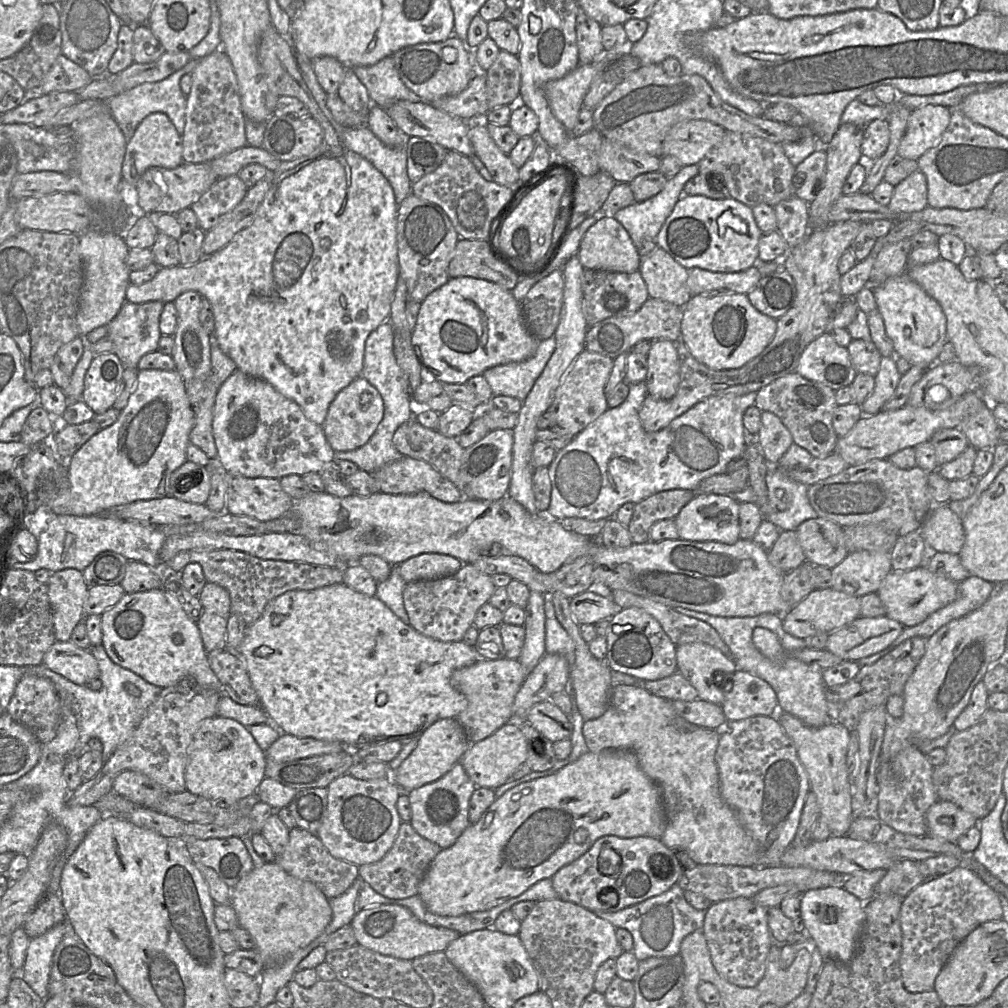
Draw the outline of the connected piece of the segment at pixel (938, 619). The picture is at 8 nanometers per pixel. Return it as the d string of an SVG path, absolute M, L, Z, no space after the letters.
M970 575L958 583L958 596L953 602L930 614L920 624L904 627L900 635L887 648L857 661L859 666L875 663L909 638L915 636L929 638L951 620L963 617L978 609L990 597L994 590L995 584Z

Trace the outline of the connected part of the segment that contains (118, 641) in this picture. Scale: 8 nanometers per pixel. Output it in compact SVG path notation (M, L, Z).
M164 588L125 593L115 606L101 614L101 628L102 646L109 658L148 683L163 689L191 677L203 687L222 692L222 684L211 669L197 623Z

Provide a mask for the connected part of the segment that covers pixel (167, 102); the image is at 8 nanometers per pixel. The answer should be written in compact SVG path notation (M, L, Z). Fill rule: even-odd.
M191 59L184 67L161 81L141 84L106 101L106 111L114 118L127 142L130 141L143 119L156 112L166 114L177 132L180 135L183 134L187 99L181 91L180 80L184 75L191 73L198 62L197 59Z

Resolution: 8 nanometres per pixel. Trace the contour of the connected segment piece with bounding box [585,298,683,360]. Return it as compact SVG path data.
M649 298L632 315L608 318L588 328L585 349L614 360L619 355L633 350L633 347L642 340L664 339L681 342L682 308L660 299Z

